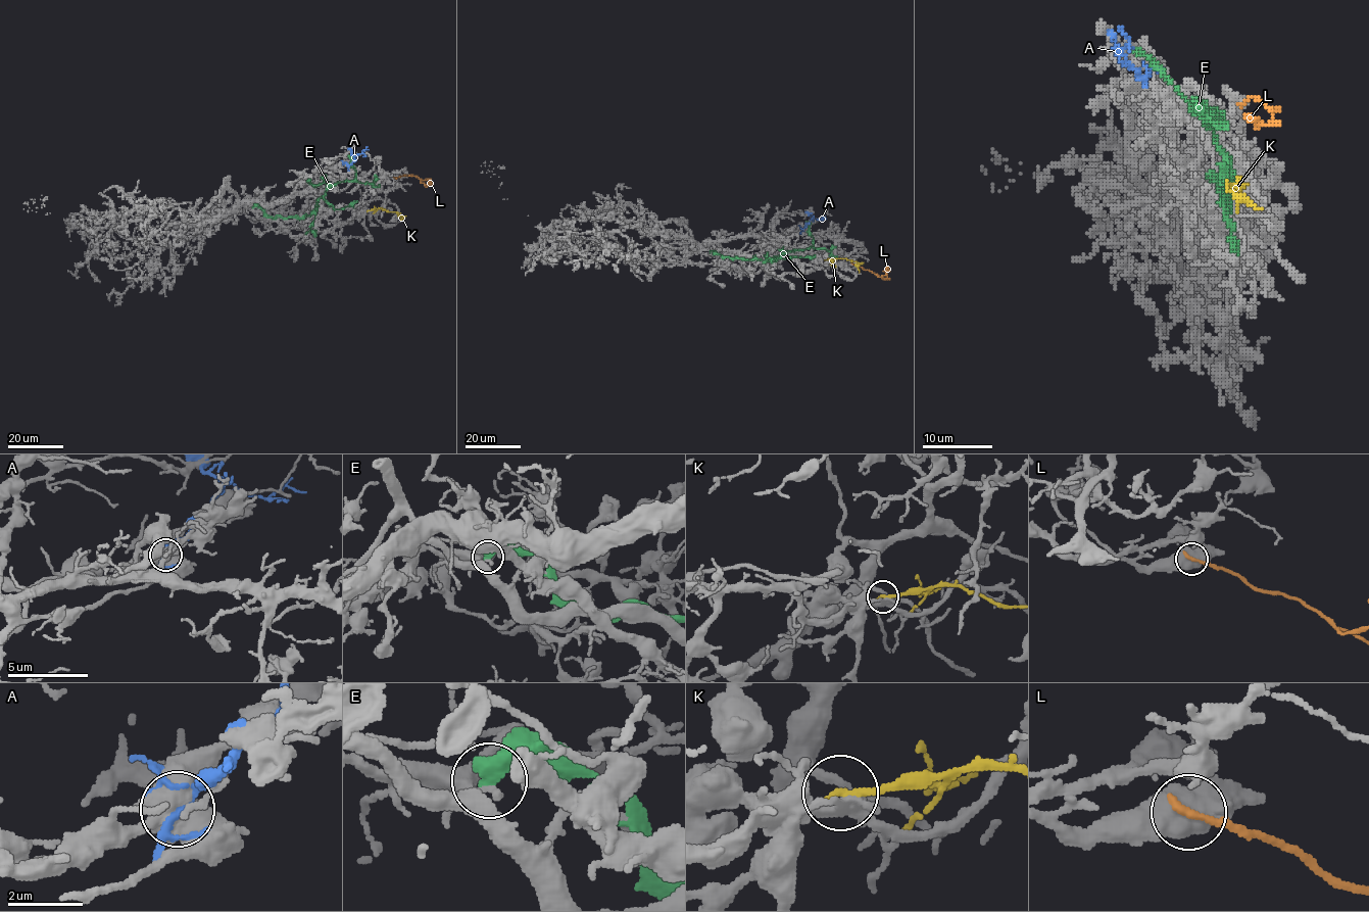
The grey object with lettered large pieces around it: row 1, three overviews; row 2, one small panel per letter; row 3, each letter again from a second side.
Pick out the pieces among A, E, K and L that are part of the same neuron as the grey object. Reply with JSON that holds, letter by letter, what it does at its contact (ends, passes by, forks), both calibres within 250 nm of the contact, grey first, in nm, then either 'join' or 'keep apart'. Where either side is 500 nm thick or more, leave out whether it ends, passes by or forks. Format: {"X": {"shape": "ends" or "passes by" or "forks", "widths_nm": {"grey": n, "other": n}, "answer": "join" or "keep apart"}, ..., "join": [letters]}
{"A": {"widths_nm": {"grey": 600, "other": 180}, "answer": "keep apart"}, "E": {"widths_nm": {"grey": 170, "other": 500}, "answer": "keep apart"}, "K": {"shape": "ends", "widths_nm": {"grey": 320, "other": 240}, "answer": "keep apart"}, "L": {"widths_nm": {"grey": 500, "other": 260}, "answer": "keep apart"}, "join": []}

